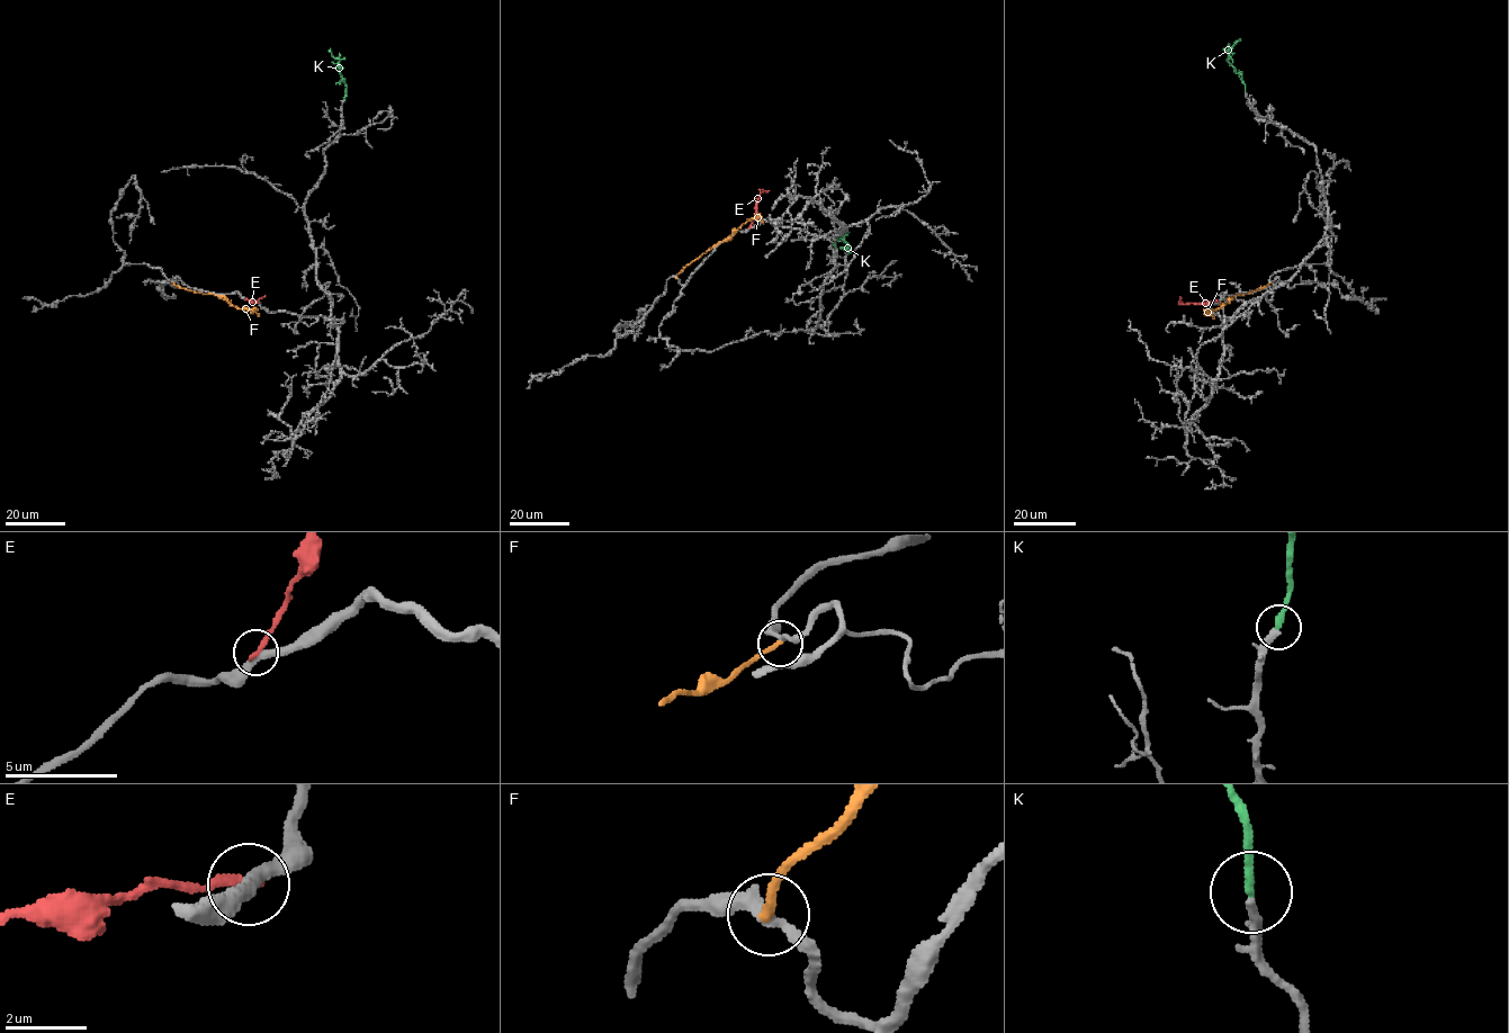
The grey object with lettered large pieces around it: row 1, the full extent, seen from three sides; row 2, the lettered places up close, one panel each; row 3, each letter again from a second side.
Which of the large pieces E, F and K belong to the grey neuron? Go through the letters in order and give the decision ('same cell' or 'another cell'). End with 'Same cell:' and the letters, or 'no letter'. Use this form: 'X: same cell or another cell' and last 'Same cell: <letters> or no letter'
E: another cell
F: another cell
K: same cell
Same cell: K

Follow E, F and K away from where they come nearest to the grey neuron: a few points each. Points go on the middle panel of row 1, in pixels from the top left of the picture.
E: (749, 227), (760, 194), (769, 191)
F: (676, 277), (749, 218), (759, 217), (763, 224)
K: (849, 253), (844, 236), (834, 249)

